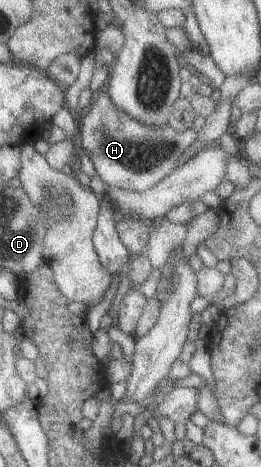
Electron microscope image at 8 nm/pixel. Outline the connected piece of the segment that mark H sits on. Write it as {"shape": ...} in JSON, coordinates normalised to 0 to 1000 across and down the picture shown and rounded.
{"shape":[[[406,176],[372,199],[356,199],[341,225],[307,248],[307,268],[295,274],[307,289],[303,325],[345,338],[364,375],[391,385],[406,403],[433,398],[490,411],[552,411],[682,358],[693,330],[743,304],[755,285],[732,274],[678,281],[636,268],[575,270],[498,253],[421,218],[402,184]]]}

